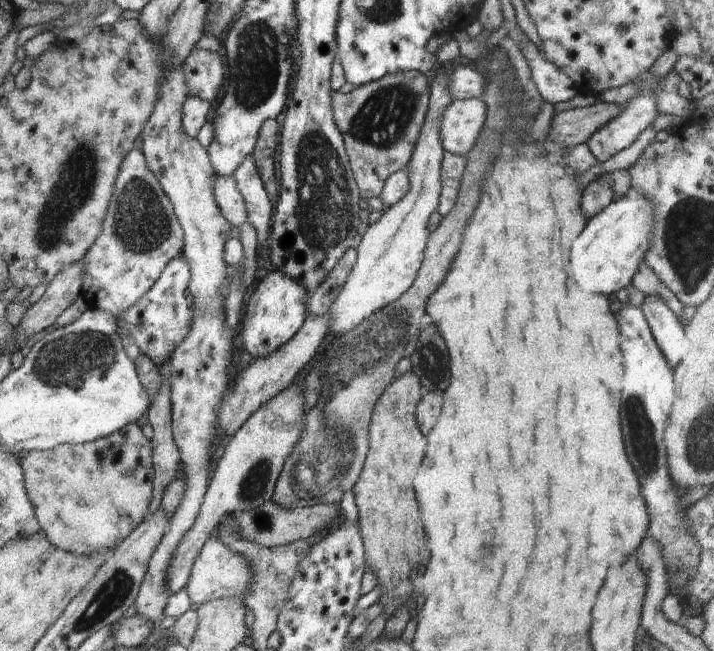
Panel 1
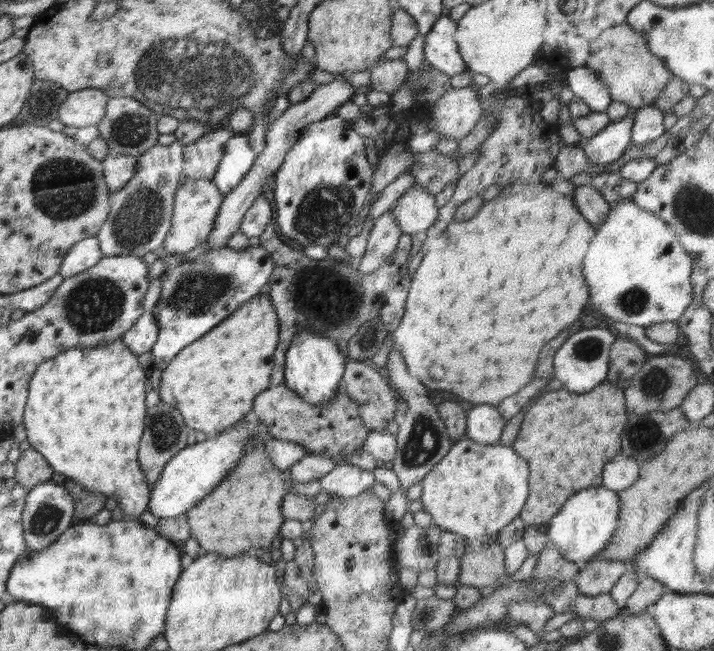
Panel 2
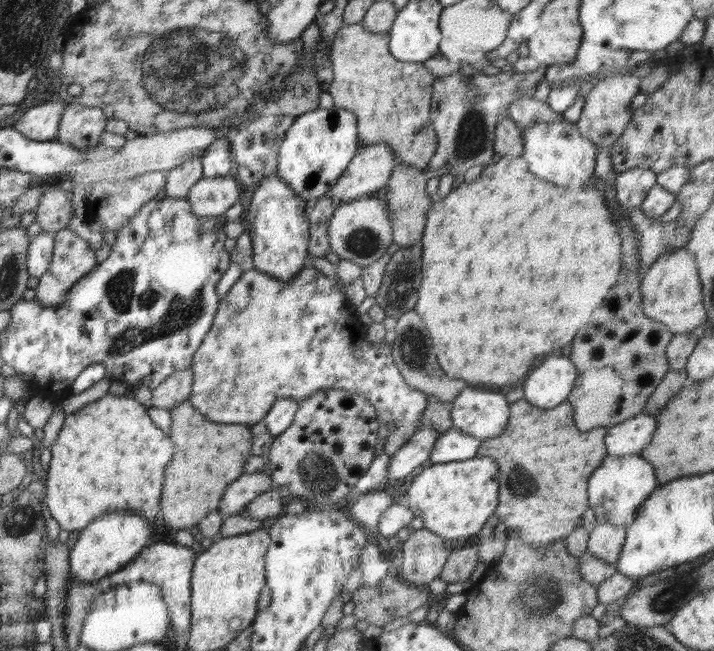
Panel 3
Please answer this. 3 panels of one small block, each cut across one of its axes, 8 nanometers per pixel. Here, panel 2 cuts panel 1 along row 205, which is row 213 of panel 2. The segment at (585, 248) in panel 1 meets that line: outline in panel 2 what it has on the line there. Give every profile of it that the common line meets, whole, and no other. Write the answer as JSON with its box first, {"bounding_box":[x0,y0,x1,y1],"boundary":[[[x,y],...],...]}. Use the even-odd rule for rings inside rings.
{"bounding_box":[584,199,693,327],"boundary":[[[630,199],[611,207],[606,221],[596,228],[584,262],[584,278],[590,286],[592,308],[618,322],[643,327],[658,322],[674,322],[682,316],[692,302],[692,270],[693,258],[684,251],[674,230],[658,216],[640,209]]]}

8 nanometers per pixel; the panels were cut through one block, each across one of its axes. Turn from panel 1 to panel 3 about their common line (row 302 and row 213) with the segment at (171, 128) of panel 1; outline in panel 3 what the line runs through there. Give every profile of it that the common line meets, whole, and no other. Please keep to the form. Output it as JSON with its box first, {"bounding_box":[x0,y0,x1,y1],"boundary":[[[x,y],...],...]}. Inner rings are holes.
{"bounding_box":[186,175,240,221],"boundary":[[[230,175],[214,178],[203,176],[190,189],[186,200],[195,216],[210,221],[216,216],[223,216],[238,202],[240,193],[240,183]]]}

